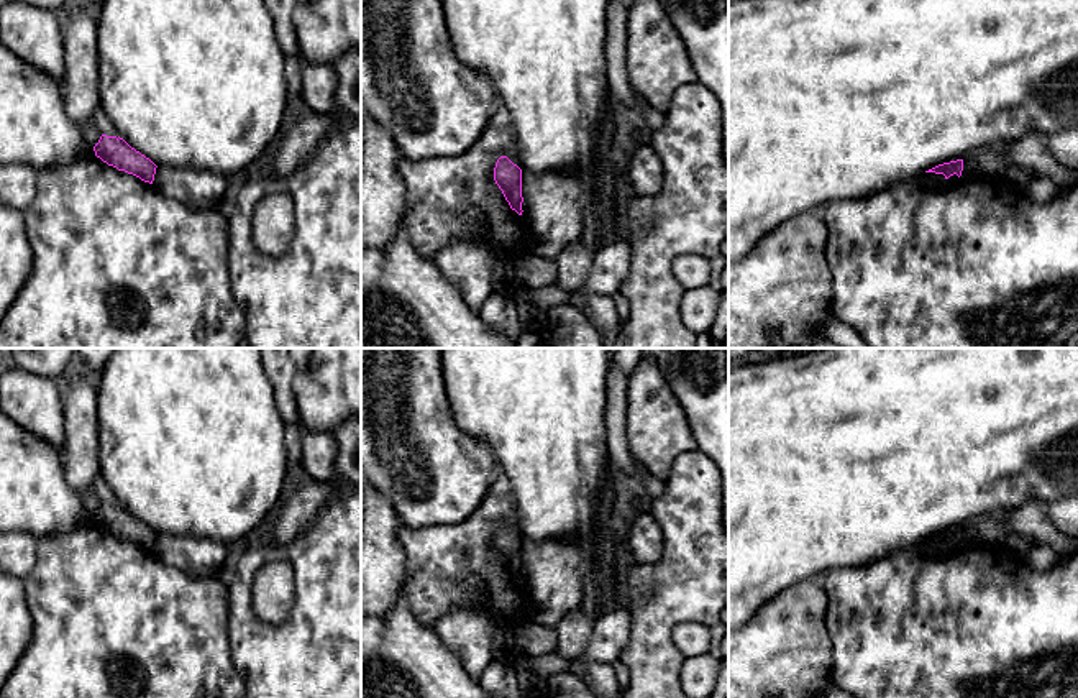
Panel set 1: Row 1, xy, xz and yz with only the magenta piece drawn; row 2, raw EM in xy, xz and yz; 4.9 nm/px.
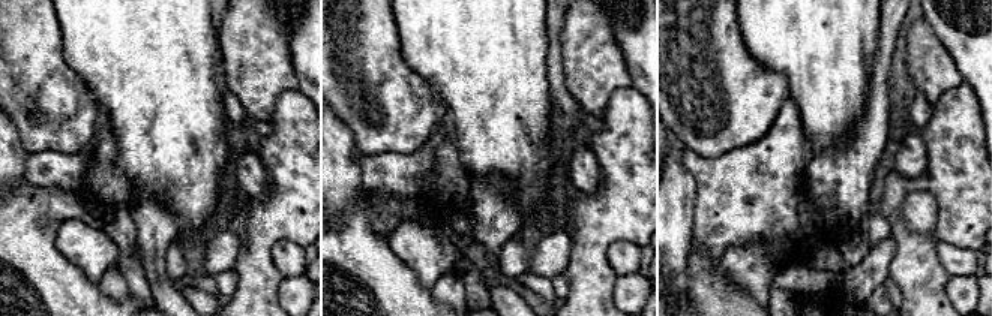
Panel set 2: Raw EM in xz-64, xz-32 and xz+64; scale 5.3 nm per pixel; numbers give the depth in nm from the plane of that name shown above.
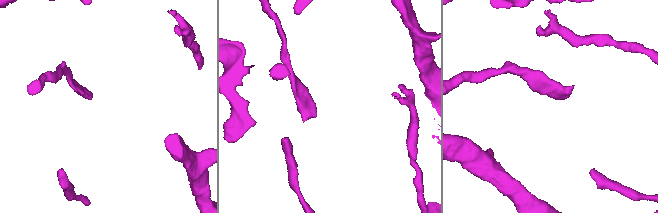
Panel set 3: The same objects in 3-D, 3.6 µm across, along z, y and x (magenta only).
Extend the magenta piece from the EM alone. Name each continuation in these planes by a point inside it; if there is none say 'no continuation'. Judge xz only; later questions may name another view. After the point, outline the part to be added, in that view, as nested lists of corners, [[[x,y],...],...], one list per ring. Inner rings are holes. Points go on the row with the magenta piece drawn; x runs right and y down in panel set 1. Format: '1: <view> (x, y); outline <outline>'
no continuation

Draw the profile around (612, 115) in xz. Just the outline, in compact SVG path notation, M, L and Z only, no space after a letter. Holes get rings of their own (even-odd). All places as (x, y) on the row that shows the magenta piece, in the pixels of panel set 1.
M609 95L609 105L604 113L604 122L601 125L601 136L597 141L599 163L605 154L612 154L612 136L614 136L619 120L620 120L620 112Z

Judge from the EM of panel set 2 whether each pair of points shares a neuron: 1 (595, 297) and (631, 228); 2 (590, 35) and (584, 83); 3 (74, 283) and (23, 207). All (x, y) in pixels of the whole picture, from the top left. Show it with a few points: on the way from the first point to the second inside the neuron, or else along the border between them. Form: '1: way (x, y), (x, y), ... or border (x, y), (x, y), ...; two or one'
1: way (595, 276), (595, 250), (610, 235); one
2: way (590, 47), (590, 71); one
3: way (54, 265), (23, 234), (23, 226); one

